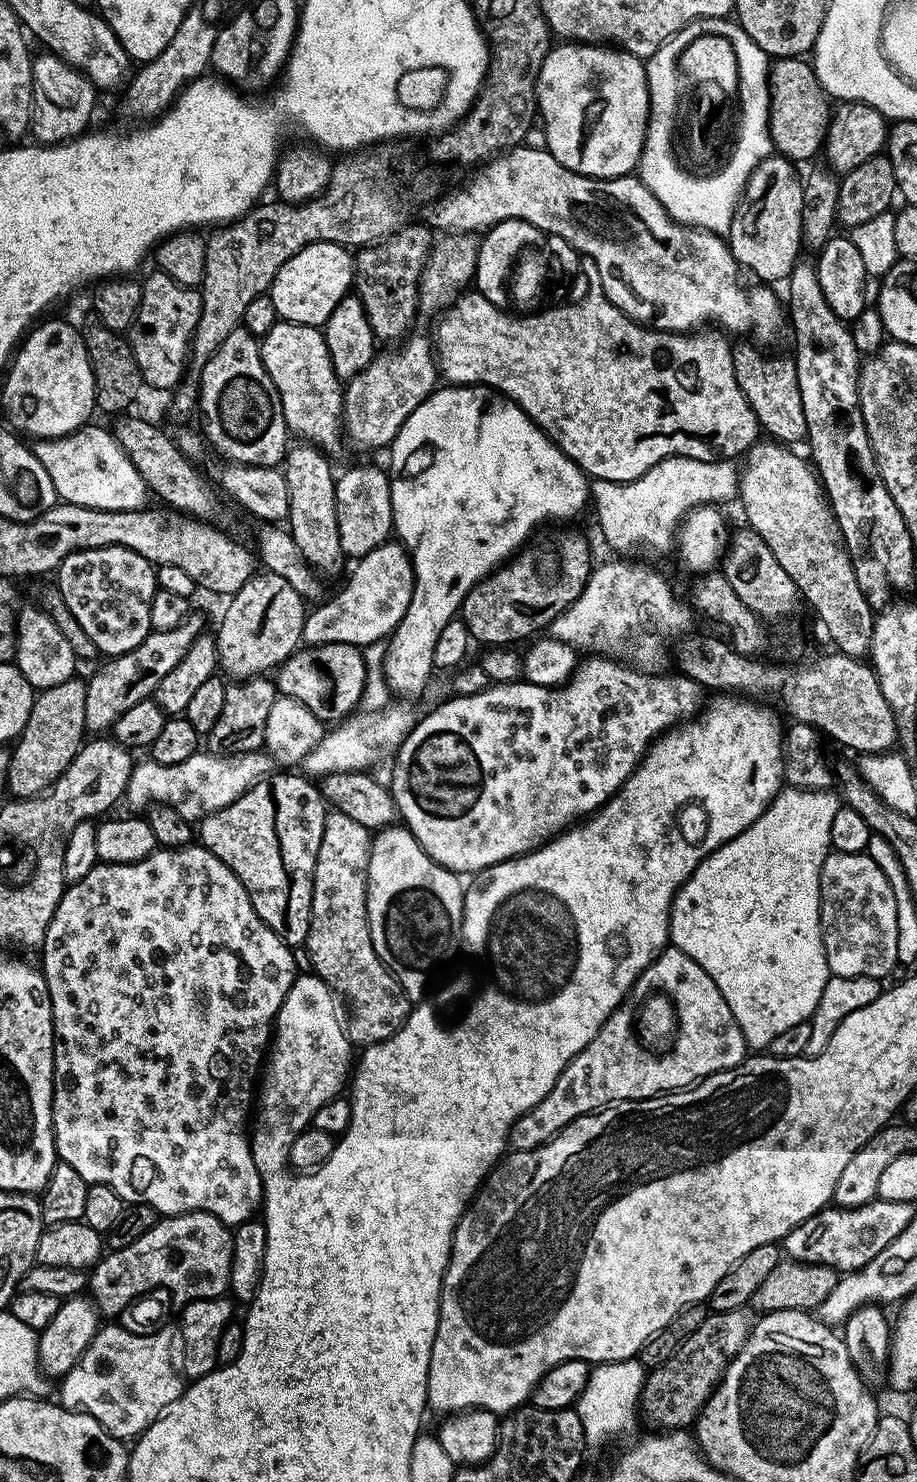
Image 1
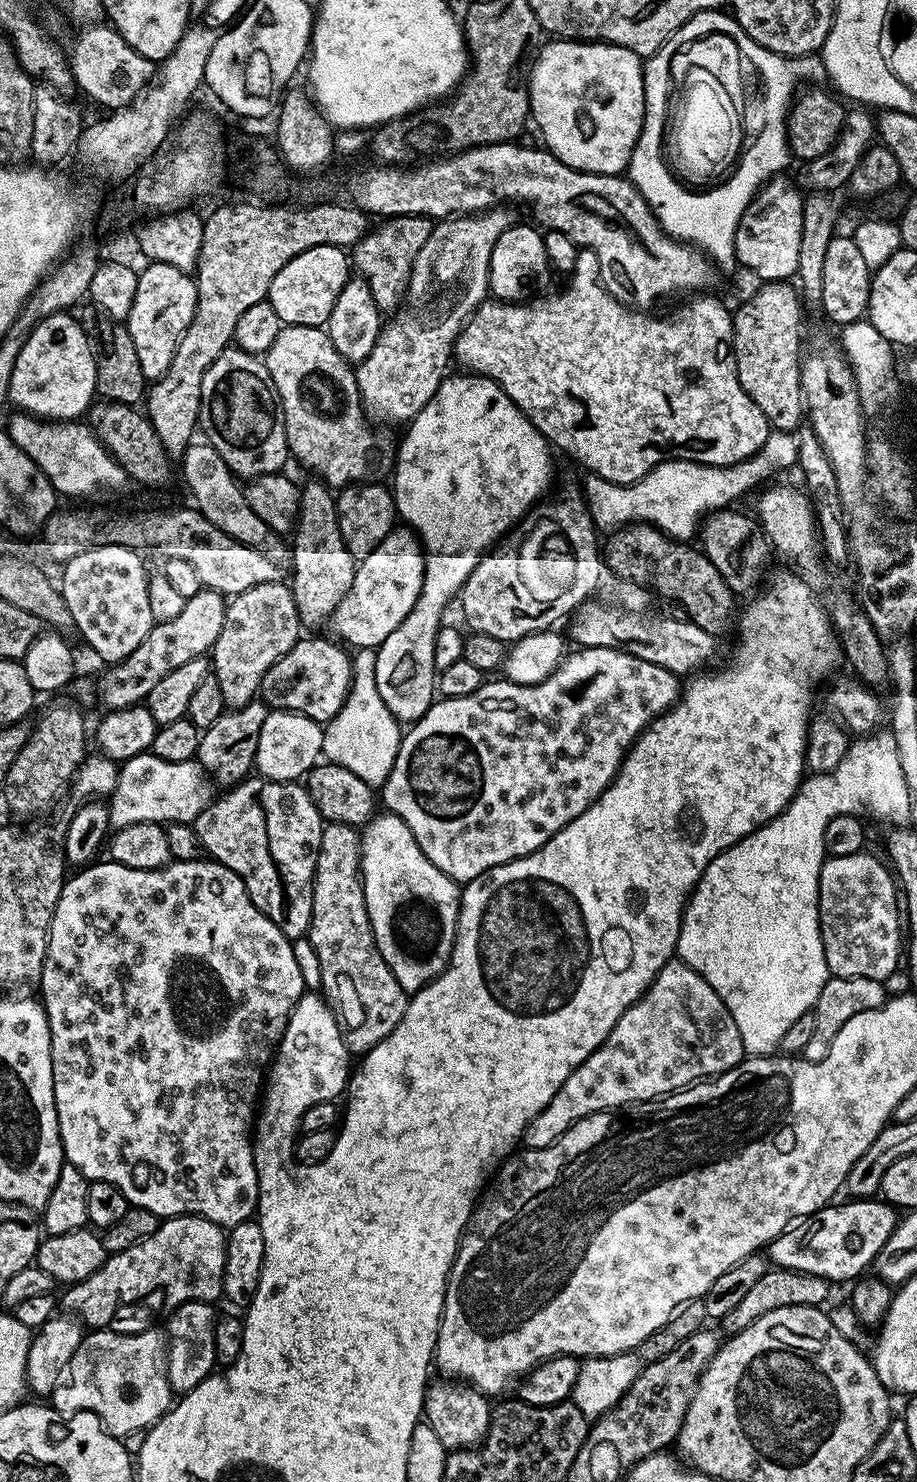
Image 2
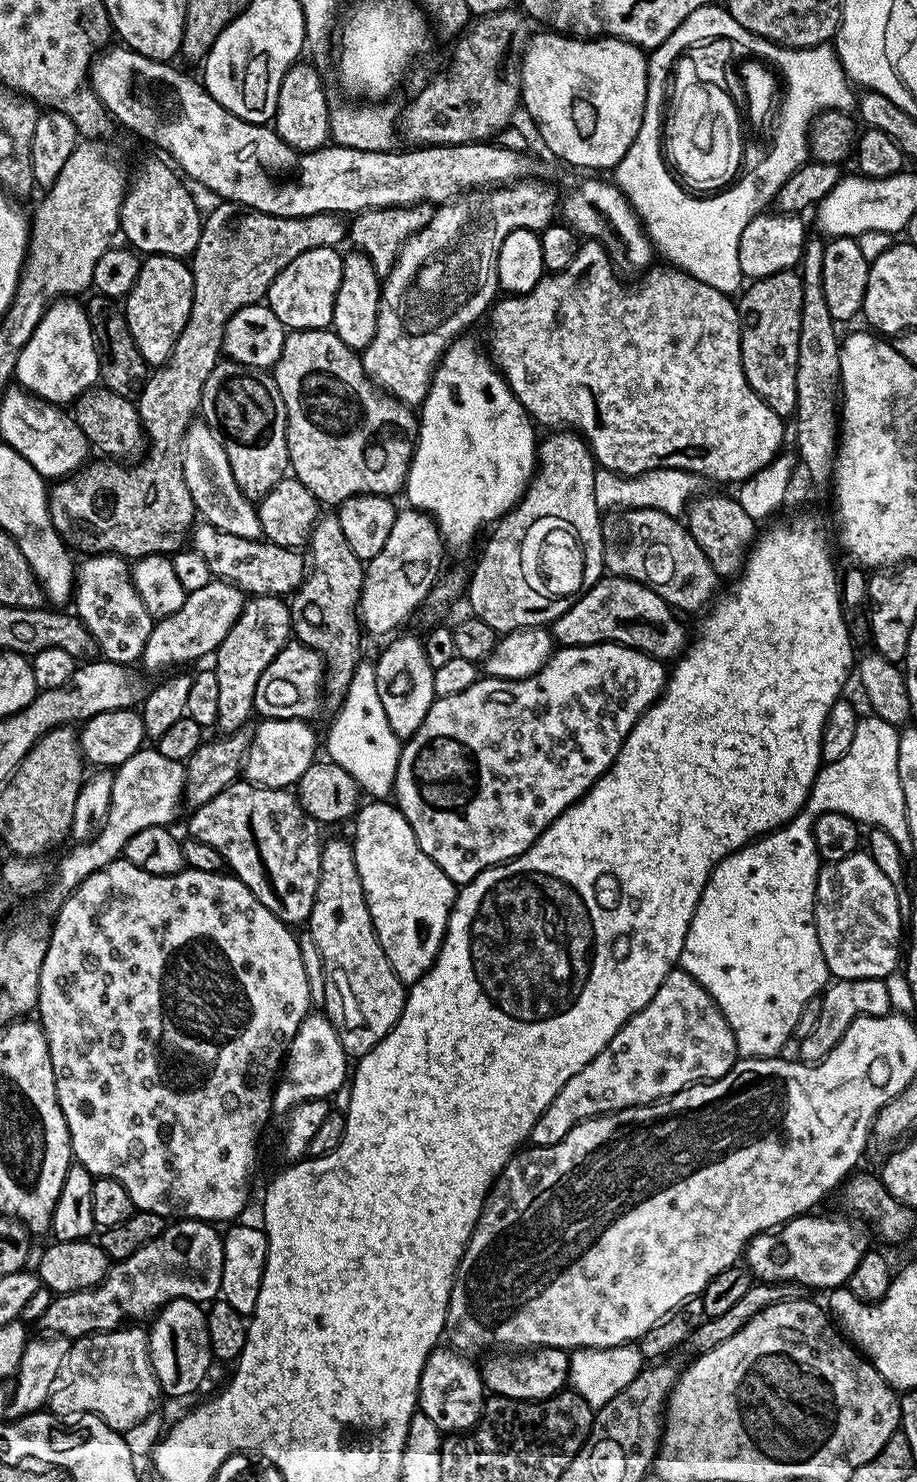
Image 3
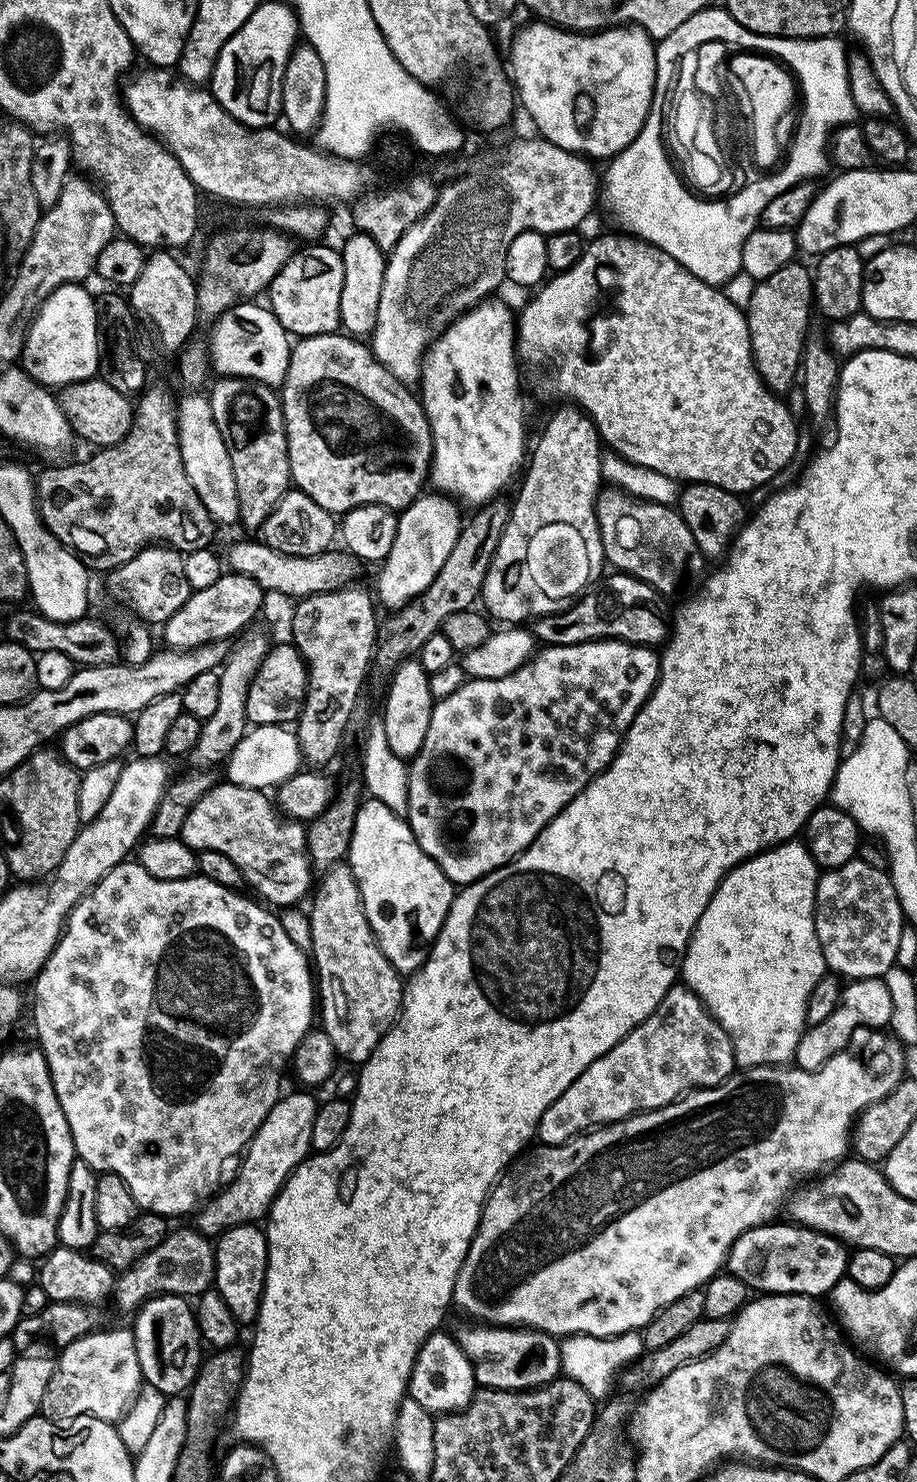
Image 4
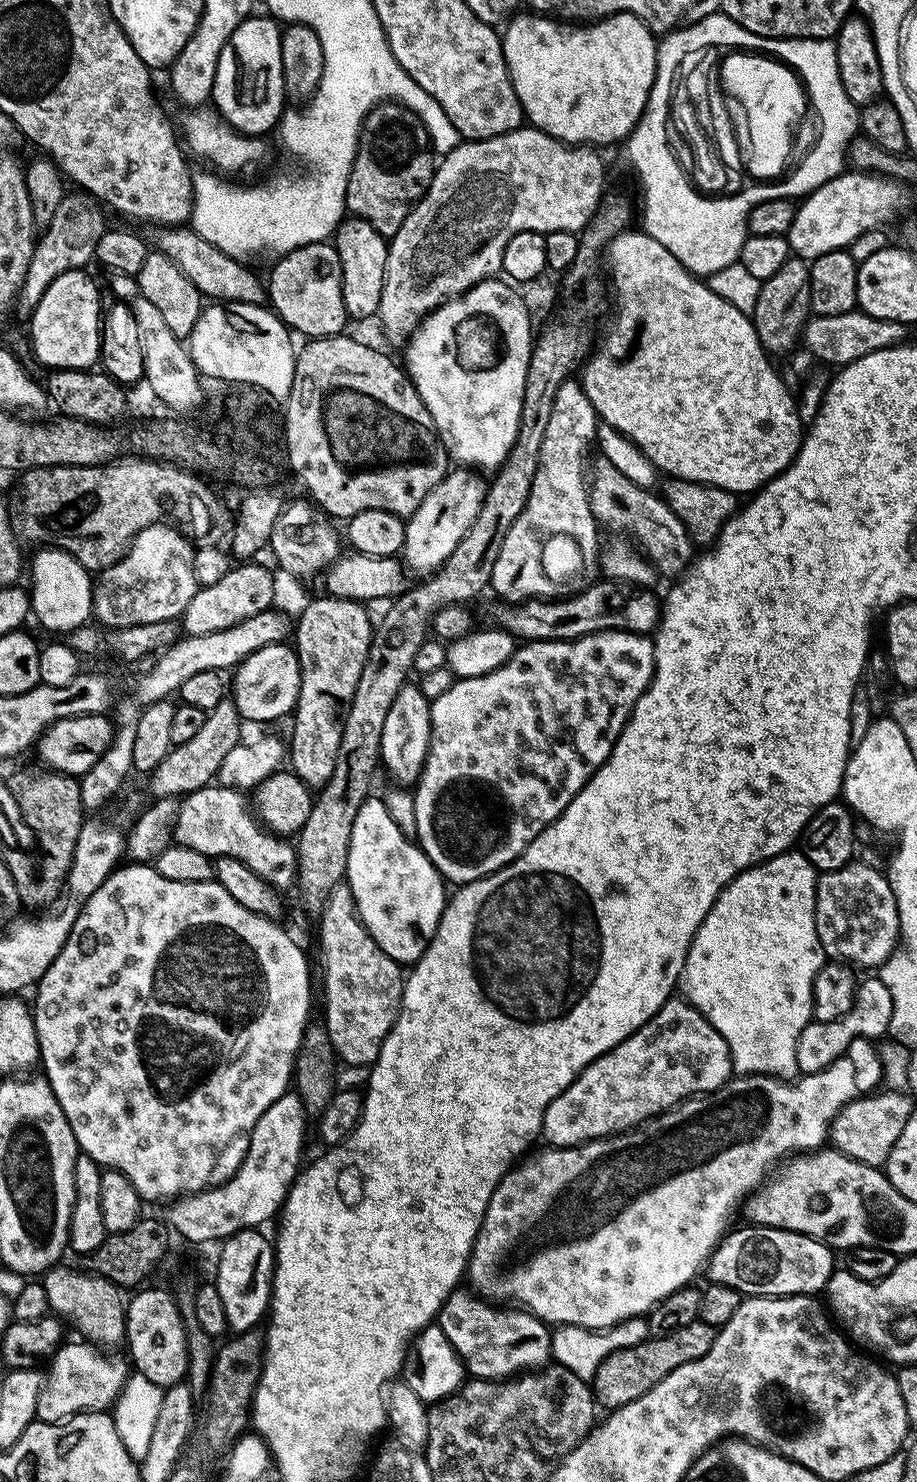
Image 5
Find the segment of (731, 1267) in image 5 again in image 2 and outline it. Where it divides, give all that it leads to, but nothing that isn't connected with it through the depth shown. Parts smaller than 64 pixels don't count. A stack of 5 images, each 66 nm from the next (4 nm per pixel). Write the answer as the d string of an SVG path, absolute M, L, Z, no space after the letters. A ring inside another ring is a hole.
M852 1198L847 1202L849 1204L829 1203L785 1228L766 1245L769 1261L777 1268L817 1275L829 1282L852 1282L863 1277L896 1229L898 1212L880 1198Z

